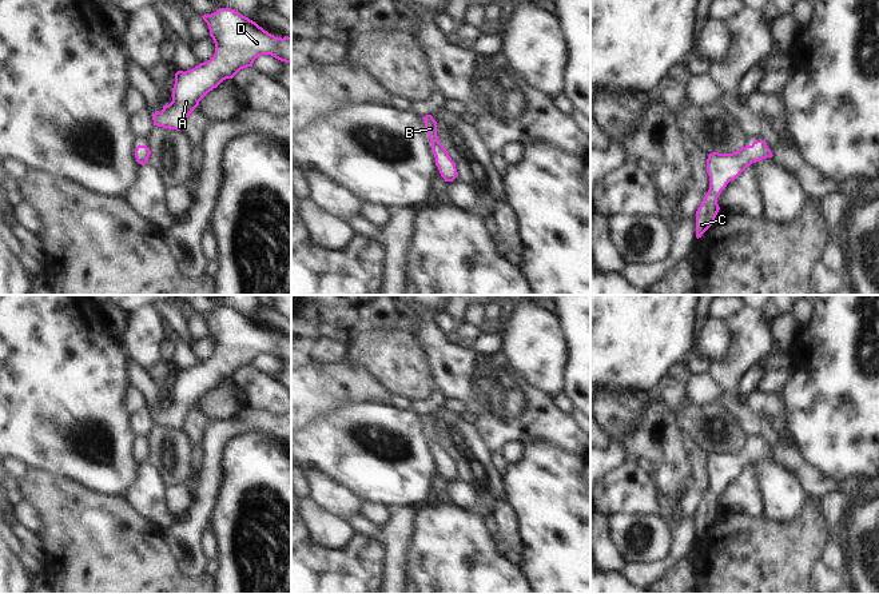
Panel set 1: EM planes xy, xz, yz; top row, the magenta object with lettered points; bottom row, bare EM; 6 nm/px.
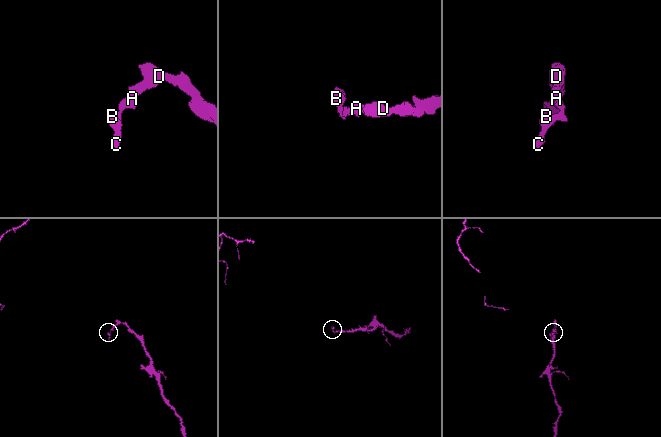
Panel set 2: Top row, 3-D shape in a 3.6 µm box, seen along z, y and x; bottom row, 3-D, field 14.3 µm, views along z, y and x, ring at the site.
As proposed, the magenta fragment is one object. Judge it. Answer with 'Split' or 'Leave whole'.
Leave whole

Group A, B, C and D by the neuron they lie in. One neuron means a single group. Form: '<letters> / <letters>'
A B C D

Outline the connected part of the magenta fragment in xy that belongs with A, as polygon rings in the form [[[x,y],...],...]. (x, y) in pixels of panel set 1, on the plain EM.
[[[219,307],[203,314],[215,342],[214,355],[190,370],[178,370],[172,400],[152,412],[154,424],[180,430],[199,400],[223,379],[252,366],[256,356],[271,354],[291,362],[291,336],[275,336],[235,308]]]

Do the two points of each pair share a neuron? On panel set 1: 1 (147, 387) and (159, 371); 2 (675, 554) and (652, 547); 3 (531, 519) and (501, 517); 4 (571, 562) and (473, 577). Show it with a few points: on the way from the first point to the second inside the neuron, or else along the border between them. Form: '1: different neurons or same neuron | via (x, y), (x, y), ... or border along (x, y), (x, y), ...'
1: different neurons | border along (147, 369), (147, 373), (160, 387)
2: different neurons | border along (669, 523), (669, 553), (664, 558), (639, 562)
3: different neurons | border along (508, 499), (518, 517), (518, 529), (525, 549)
4: different neurons | border along (521, 566), (531, 579)

